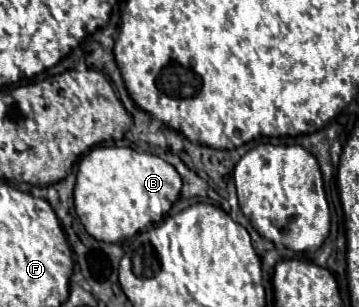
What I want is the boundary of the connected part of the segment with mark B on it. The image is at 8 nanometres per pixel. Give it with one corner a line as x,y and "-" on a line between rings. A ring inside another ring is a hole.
95,147
81,161
75,185
75,211
91,237
97,241
117,243
135,233
145,231
149,225
163,221
171,205
179,199
181,177
173,165
151,153
137,153
131,147

